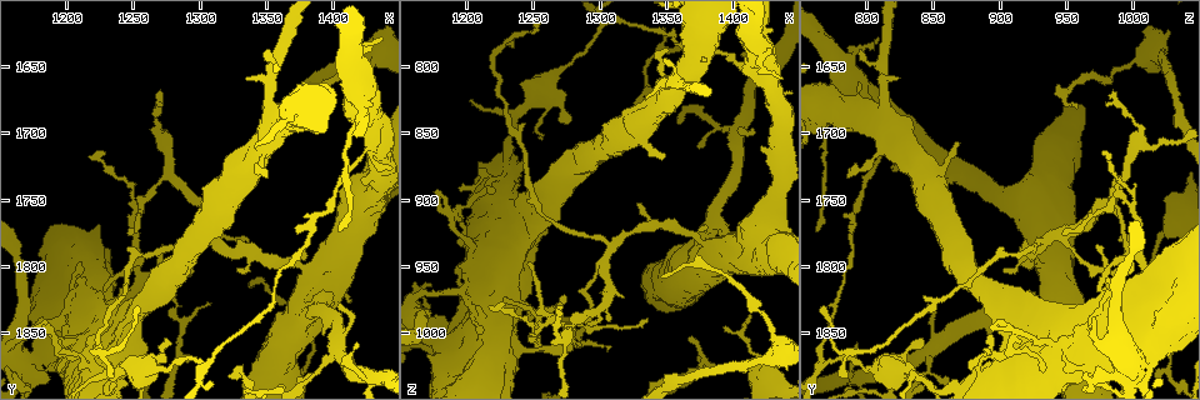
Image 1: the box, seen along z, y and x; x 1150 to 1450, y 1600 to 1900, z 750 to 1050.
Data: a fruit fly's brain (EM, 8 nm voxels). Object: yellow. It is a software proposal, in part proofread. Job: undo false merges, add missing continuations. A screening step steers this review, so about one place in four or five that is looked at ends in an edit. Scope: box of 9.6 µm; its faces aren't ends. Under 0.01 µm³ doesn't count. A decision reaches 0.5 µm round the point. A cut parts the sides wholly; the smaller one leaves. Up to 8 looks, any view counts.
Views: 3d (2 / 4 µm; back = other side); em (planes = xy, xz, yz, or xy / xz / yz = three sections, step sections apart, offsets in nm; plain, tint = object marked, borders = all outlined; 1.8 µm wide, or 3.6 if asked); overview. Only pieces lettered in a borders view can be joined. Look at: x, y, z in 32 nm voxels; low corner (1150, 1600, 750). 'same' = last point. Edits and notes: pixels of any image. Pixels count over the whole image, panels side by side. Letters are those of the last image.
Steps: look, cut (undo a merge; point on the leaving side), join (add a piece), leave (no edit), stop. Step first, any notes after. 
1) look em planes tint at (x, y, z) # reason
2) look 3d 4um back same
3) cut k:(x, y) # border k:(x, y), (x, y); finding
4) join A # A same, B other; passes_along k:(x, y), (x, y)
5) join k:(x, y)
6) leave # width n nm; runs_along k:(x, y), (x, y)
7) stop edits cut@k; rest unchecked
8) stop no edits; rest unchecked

look 3d 4um at (1270, 1668, 982) # tapers out

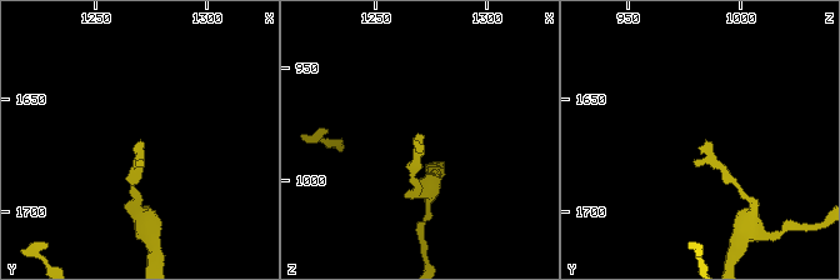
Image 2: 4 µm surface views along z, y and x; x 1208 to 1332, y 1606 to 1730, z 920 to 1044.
look em planes borders at (1271, 1670, 983) # need the tissue

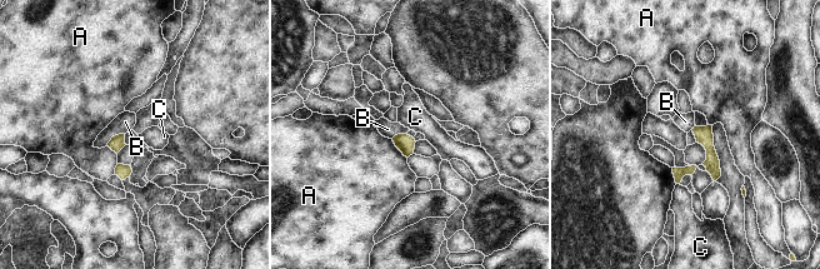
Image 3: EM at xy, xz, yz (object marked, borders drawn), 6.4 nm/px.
leave # longest_contact A 160 nm; A other, B other, C other; none of them fits

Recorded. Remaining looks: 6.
look em planes borders at (1354, 1692, 818) # four or more arms meet

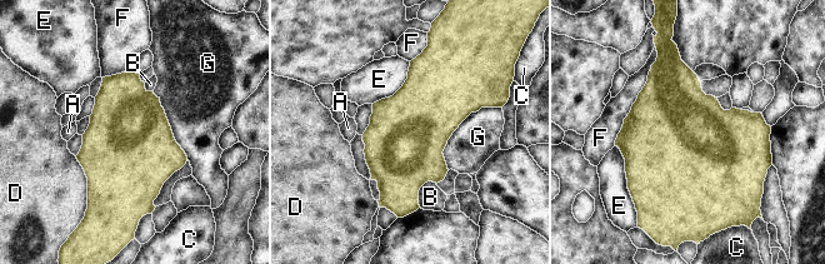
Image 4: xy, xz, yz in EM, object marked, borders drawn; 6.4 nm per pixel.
leave # A other, B other, C other, D other, E other, F other, G other; border 4:(493, 106), (453, 133), (448, 169); one cell here

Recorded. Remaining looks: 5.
look 3d 4um at (1222, 1878, 884) # calibre changes

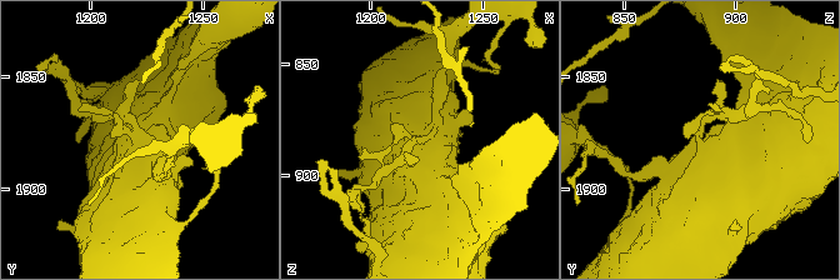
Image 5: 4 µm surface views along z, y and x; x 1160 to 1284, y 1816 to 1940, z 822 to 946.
look em 3.6um planes tint at (1223, 1878, 885)

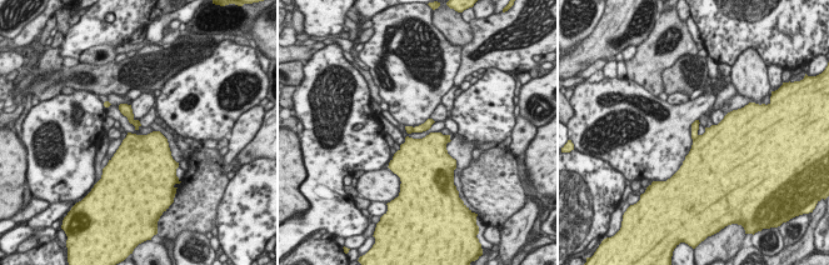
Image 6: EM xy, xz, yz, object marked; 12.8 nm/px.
look em 3.6um planes borders same

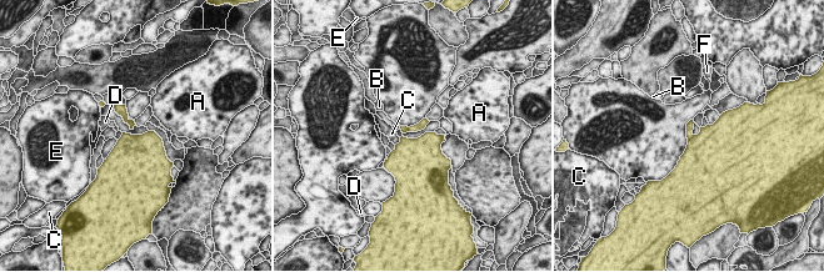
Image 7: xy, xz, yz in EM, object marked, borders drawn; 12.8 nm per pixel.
cut 7:(690, 125) # width 300 nm; longest_contact C 200 nm; A other, B other, C other, D other, E other, F other; two cells meet here

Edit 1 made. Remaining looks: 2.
stop edits cut@7; rest unchecked

